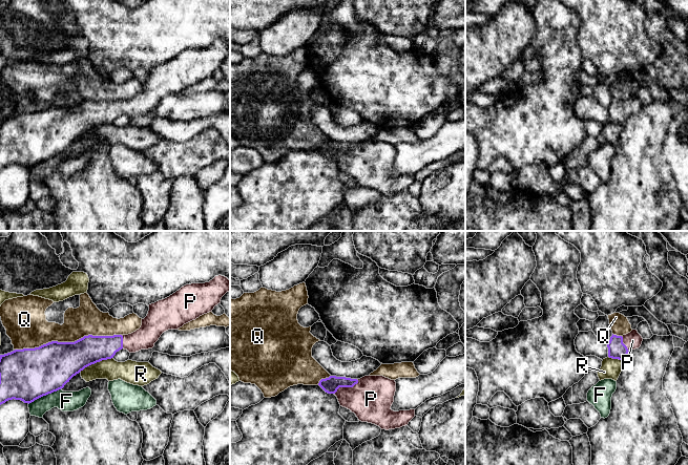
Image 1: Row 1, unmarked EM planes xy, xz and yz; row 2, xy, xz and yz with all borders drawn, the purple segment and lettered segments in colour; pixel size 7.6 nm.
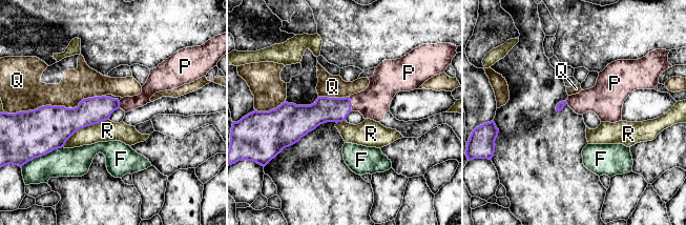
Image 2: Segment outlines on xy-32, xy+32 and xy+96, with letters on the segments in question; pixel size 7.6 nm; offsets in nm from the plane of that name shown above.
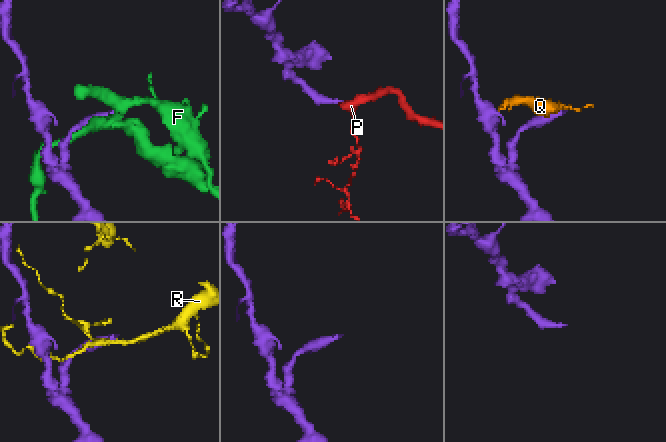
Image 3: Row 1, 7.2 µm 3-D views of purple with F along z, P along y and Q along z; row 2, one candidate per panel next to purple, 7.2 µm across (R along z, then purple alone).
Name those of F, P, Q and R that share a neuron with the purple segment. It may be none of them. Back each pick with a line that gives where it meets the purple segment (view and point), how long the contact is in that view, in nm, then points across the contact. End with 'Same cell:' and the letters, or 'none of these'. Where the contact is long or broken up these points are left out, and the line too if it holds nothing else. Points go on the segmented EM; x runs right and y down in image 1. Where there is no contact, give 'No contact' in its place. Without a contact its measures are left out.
P: Touches purple at xz (346, 386). Shared border 220 nm. Path across: xz (331, 384), (346, 386), (353, 394), (371, 399)
Same cell: P

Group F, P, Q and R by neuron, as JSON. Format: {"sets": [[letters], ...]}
{"sets": [["F"], ["P"], ["Q"], ["R"]]}

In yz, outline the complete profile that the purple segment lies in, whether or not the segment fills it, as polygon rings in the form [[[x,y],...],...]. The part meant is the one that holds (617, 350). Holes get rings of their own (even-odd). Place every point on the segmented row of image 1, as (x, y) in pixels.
[[[632,330],[630,333],[610,337],[607,343],[608,357],[612,359],[623,360],[629,351],[639,348],[642,344],[643,338],[637,330]]]

